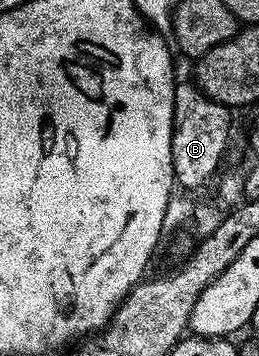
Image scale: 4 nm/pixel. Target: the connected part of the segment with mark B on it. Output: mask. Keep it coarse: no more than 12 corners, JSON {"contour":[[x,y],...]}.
{"contour":[[174,91],[173,171],[199,189],[231,141],[230,108]]}

